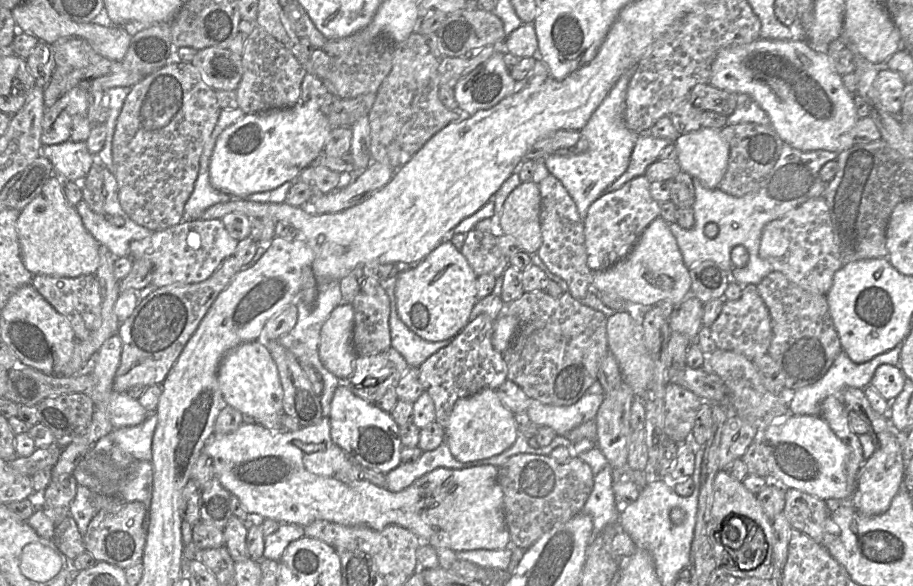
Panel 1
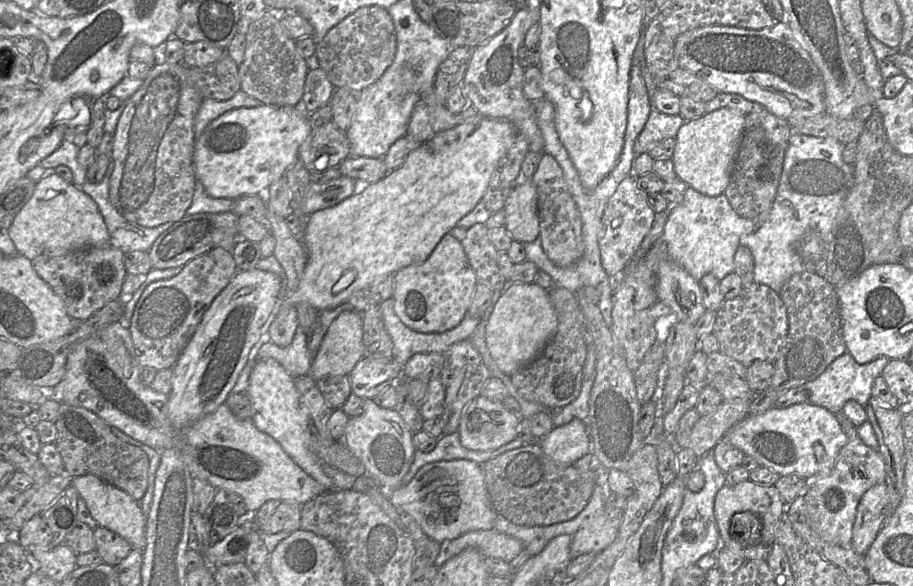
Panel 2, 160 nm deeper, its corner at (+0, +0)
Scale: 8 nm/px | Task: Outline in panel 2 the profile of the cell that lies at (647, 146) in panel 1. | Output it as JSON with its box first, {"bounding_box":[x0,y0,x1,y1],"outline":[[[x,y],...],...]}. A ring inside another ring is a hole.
{"bounding_box":[634,109,684,158],"outline":[[[652,109],[643,131],[634,144],[634,158],[642,153],[649,153],[662,140],[676,137],[684,123],[681,115],[667,115]]]}

